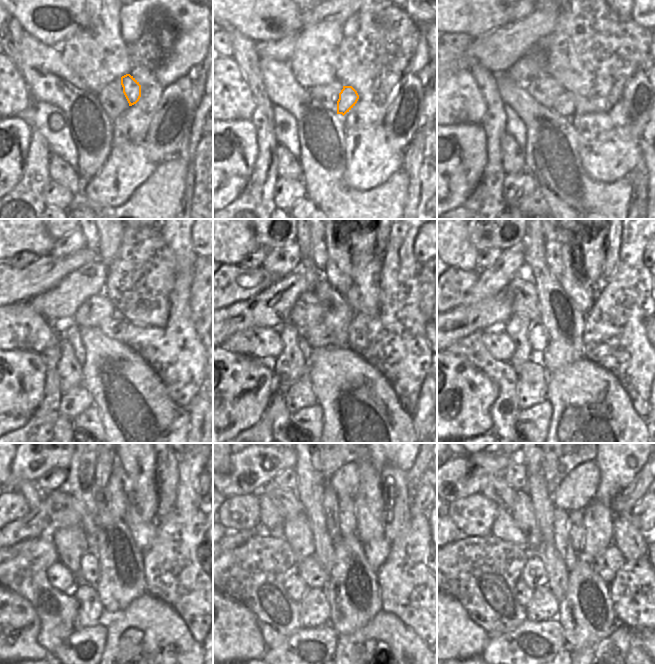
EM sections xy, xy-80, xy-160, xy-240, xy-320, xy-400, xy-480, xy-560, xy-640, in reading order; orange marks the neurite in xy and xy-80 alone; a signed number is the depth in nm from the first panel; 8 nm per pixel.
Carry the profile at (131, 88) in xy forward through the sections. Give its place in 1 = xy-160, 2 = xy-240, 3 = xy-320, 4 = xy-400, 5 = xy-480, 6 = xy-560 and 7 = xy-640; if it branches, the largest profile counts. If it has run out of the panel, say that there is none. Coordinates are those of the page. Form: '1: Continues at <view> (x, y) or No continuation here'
1: Continues at xy-160 (564, 104)
2: Continues at xy-240 (115, 327)
3: Continues at xy-320 (318, 336)
4: Continues at xy-400 (538, 337)
5: Continues at xy-480 (89, 573)
6: Continues at xy-560 (309, 569)
7: Continues at xy-640 (533, 573).

